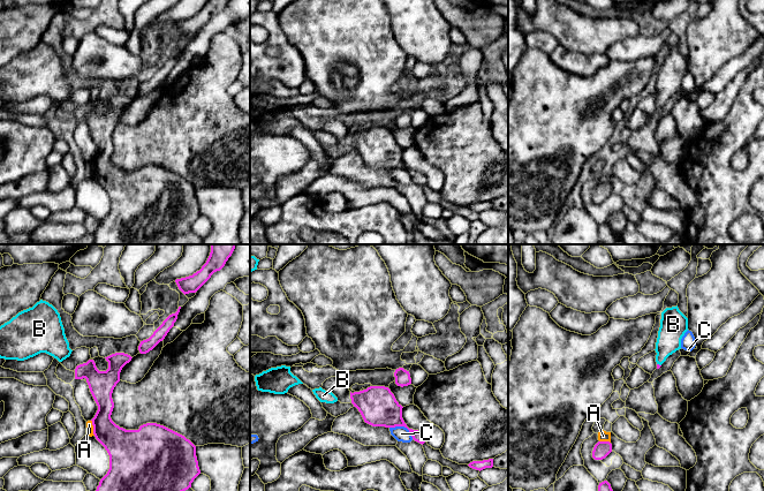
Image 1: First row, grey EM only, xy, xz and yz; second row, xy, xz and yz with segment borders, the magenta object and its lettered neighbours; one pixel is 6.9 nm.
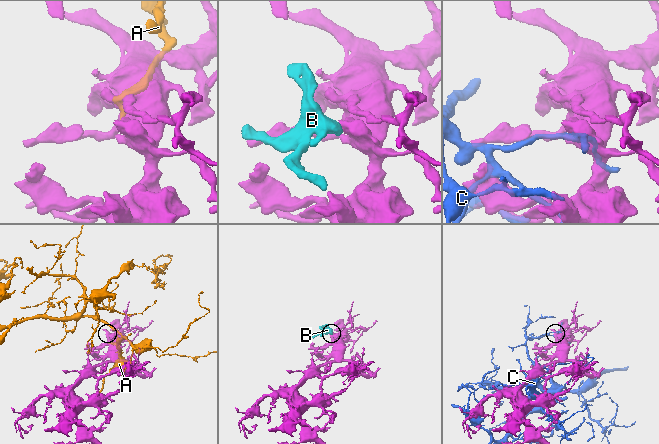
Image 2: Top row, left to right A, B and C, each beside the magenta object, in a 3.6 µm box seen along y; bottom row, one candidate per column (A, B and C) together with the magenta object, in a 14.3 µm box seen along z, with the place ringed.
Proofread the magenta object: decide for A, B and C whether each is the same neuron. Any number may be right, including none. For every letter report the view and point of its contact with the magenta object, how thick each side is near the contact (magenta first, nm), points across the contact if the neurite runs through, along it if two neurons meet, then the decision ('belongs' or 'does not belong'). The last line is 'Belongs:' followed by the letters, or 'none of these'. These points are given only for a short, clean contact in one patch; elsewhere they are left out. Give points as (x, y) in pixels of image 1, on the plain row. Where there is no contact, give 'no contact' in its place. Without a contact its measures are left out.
A: meets magenta in xy at (93, 170); 240 nm thick on the magenta side, 50 nm on the other; does not belong
B: meets magenta in yz at (658, 106); 20 nm thick on the magenta side, 170 nm on the other; runs through yz (658, 107), (658, 106), (671, 73); belongs
C: meets magenta in xz at (403, 167); 260 nm thick on the magenta side, 110 nm on the other; does not belong
Belongs: B

